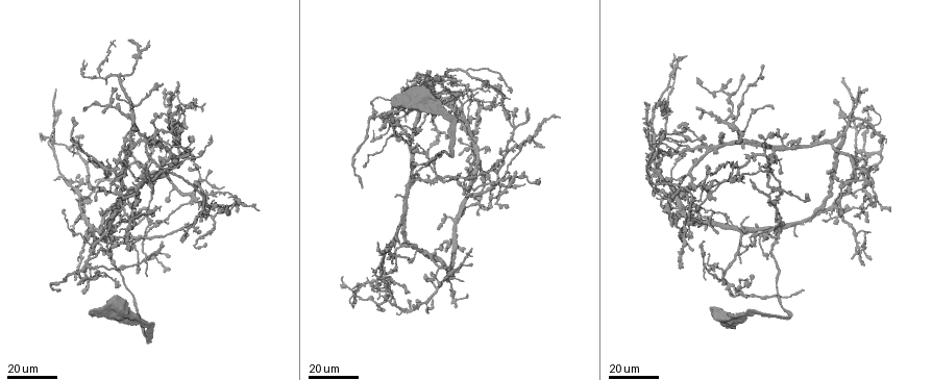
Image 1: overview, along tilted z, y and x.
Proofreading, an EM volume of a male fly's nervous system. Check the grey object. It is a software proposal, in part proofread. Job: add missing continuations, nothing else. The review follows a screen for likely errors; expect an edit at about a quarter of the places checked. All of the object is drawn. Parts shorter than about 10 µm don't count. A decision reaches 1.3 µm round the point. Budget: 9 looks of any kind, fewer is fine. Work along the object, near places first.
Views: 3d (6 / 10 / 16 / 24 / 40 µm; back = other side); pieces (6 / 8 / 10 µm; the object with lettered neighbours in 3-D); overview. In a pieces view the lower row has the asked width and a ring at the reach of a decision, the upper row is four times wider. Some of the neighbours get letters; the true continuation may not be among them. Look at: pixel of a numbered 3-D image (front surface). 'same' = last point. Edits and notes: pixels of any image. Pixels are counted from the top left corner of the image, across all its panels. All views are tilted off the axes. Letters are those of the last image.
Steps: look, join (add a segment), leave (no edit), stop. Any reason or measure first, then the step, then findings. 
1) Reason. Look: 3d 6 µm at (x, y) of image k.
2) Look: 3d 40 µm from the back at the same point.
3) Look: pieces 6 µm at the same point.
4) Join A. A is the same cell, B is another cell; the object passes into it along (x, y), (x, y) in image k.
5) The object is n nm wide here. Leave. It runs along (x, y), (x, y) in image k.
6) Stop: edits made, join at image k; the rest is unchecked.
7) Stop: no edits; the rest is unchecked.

An open end. Look: 3d 16 µm at (698, 185) of image 1.

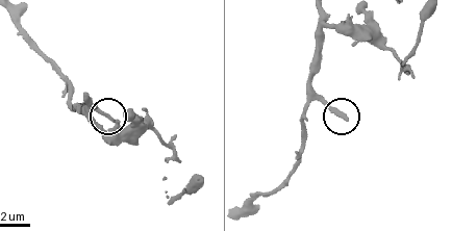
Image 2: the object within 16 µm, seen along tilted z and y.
Look: pieces 6 µm at (112, 118) of image 2.

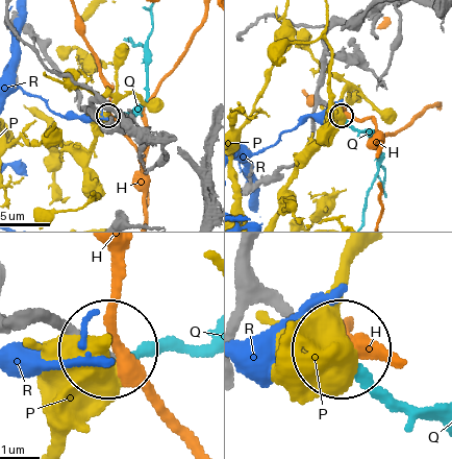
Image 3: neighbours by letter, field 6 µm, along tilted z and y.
Leave. H, P, Q and R are other cells; none of them fits.

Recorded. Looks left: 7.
Branch stops here. Look: 3d 16 µm at (407, 81) of image 1.

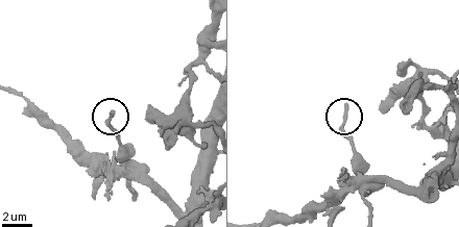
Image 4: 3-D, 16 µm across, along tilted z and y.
Look: pieces 10 µm at (345, 106) of image 4.

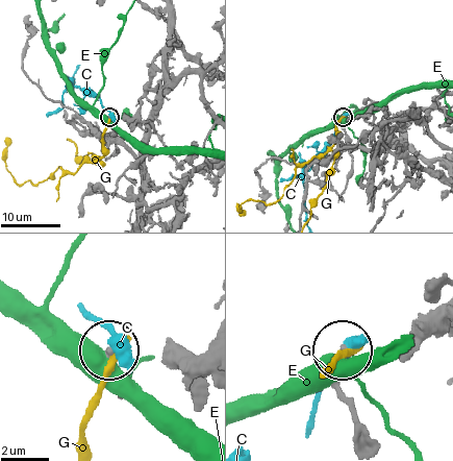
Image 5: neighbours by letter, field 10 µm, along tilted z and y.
Leave. C, E and G are other cells; no lettered segment goes on from it.

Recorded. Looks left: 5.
An open end. Look: 3d 16 µm at (698, 108) of image 1.

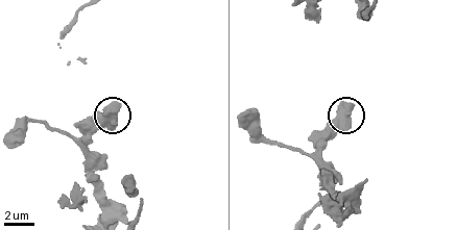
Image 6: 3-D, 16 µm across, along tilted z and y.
Look: pieces 10 µm at (350, 105) of image 6.

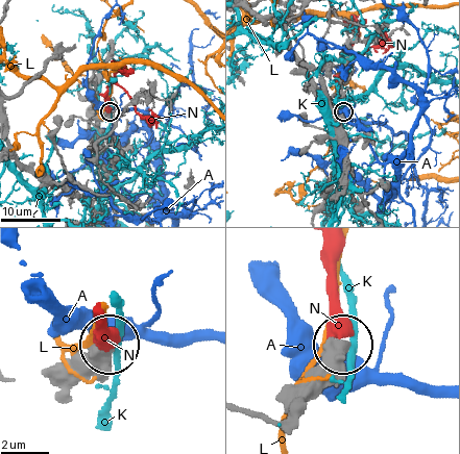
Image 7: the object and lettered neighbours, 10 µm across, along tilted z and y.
Join N. N is the same cell, A, K and L are other cells; the object passes into it along (310, 392), (324, 348), (334, 338), (334, 250) in image 7; it goes on there.

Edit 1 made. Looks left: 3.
Free end. Look: 3d 24 µm at (844, 77) of image 1.

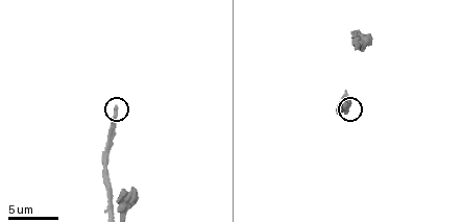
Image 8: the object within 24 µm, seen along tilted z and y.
Look: 3d 10 µm at (117, 107) of image 8.

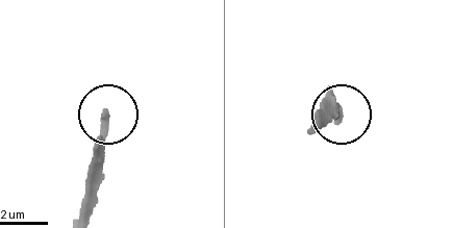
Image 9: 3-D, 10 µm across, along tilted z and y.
Look: pieces 8 µm at (104, 114) of image 9.

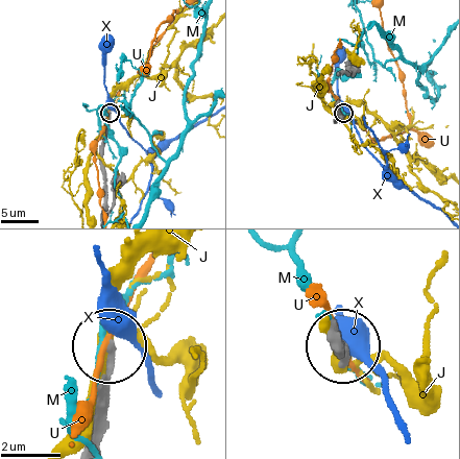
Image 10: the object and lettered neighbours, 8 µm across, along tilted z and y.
Leave. J, M, U and X are other cells; it runs along (99, 438), (106, 348) in image 10; no lettered segment goes on from it.

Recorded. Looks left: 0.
Stop: edits made, join at image 7; the rest is unchecked.

